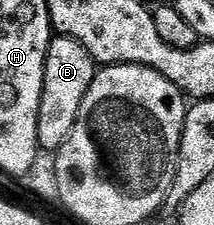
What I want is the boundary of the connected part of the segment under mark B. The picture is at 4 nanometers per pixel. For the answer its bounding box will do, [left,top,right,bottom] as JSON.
[37,35,96,152]

